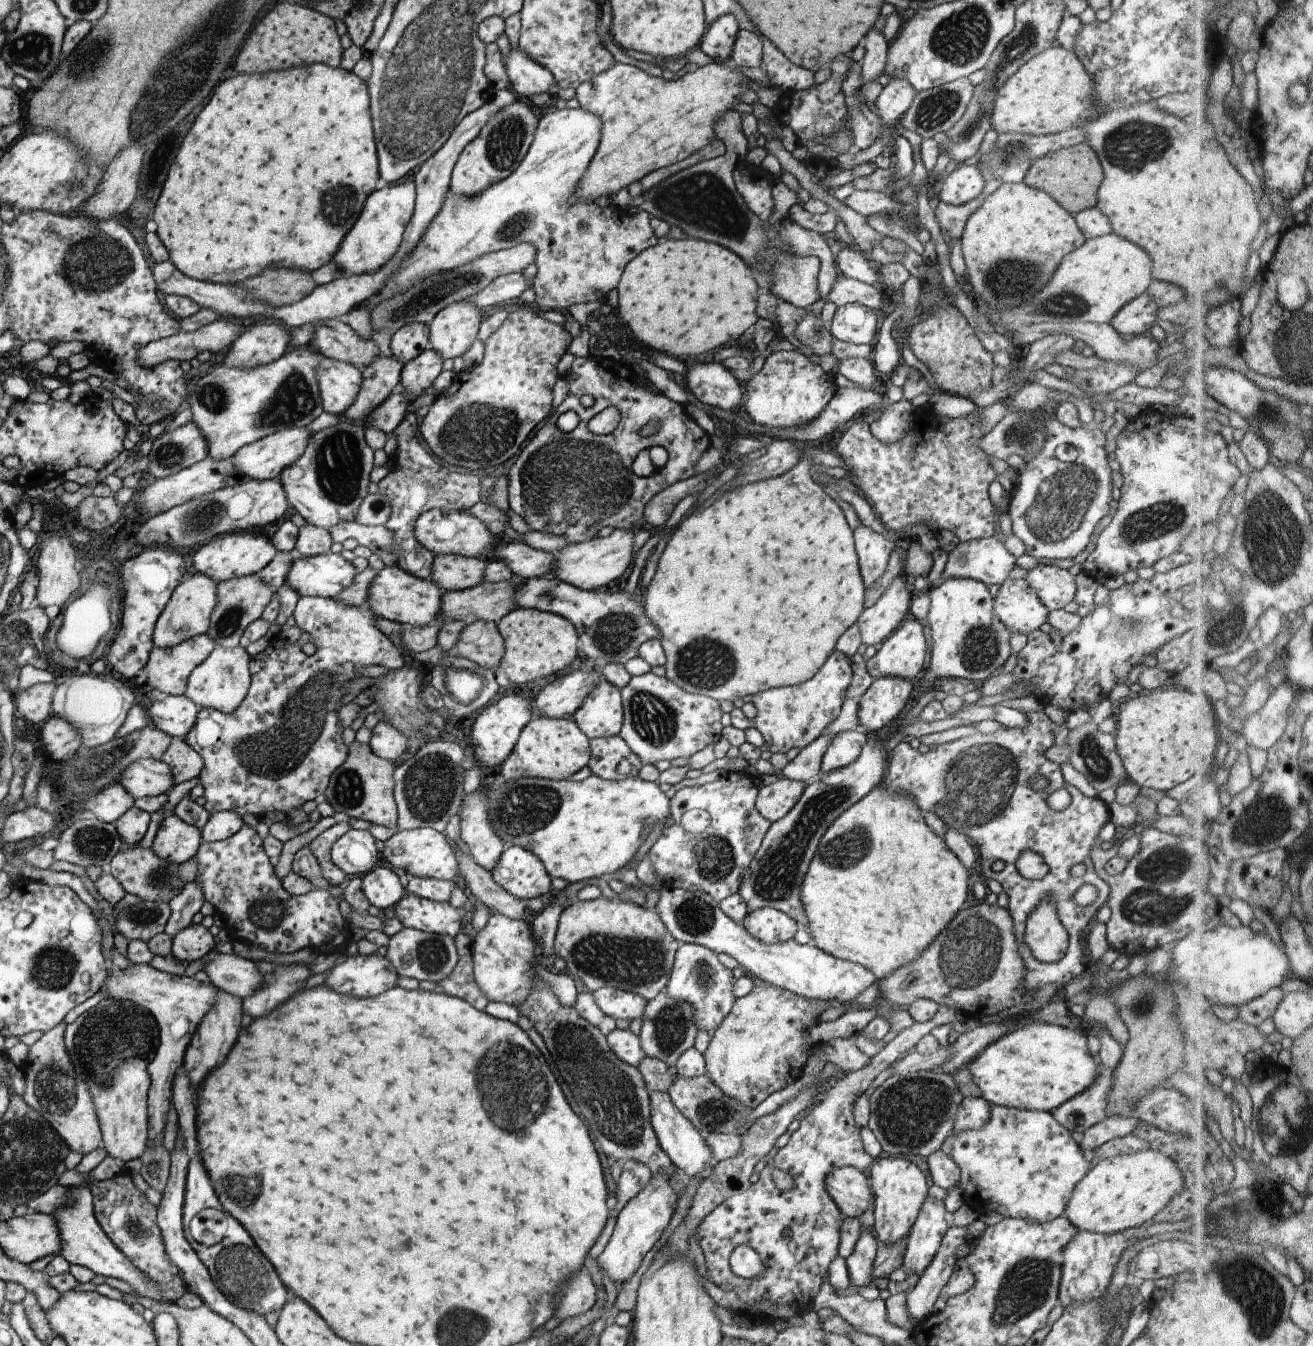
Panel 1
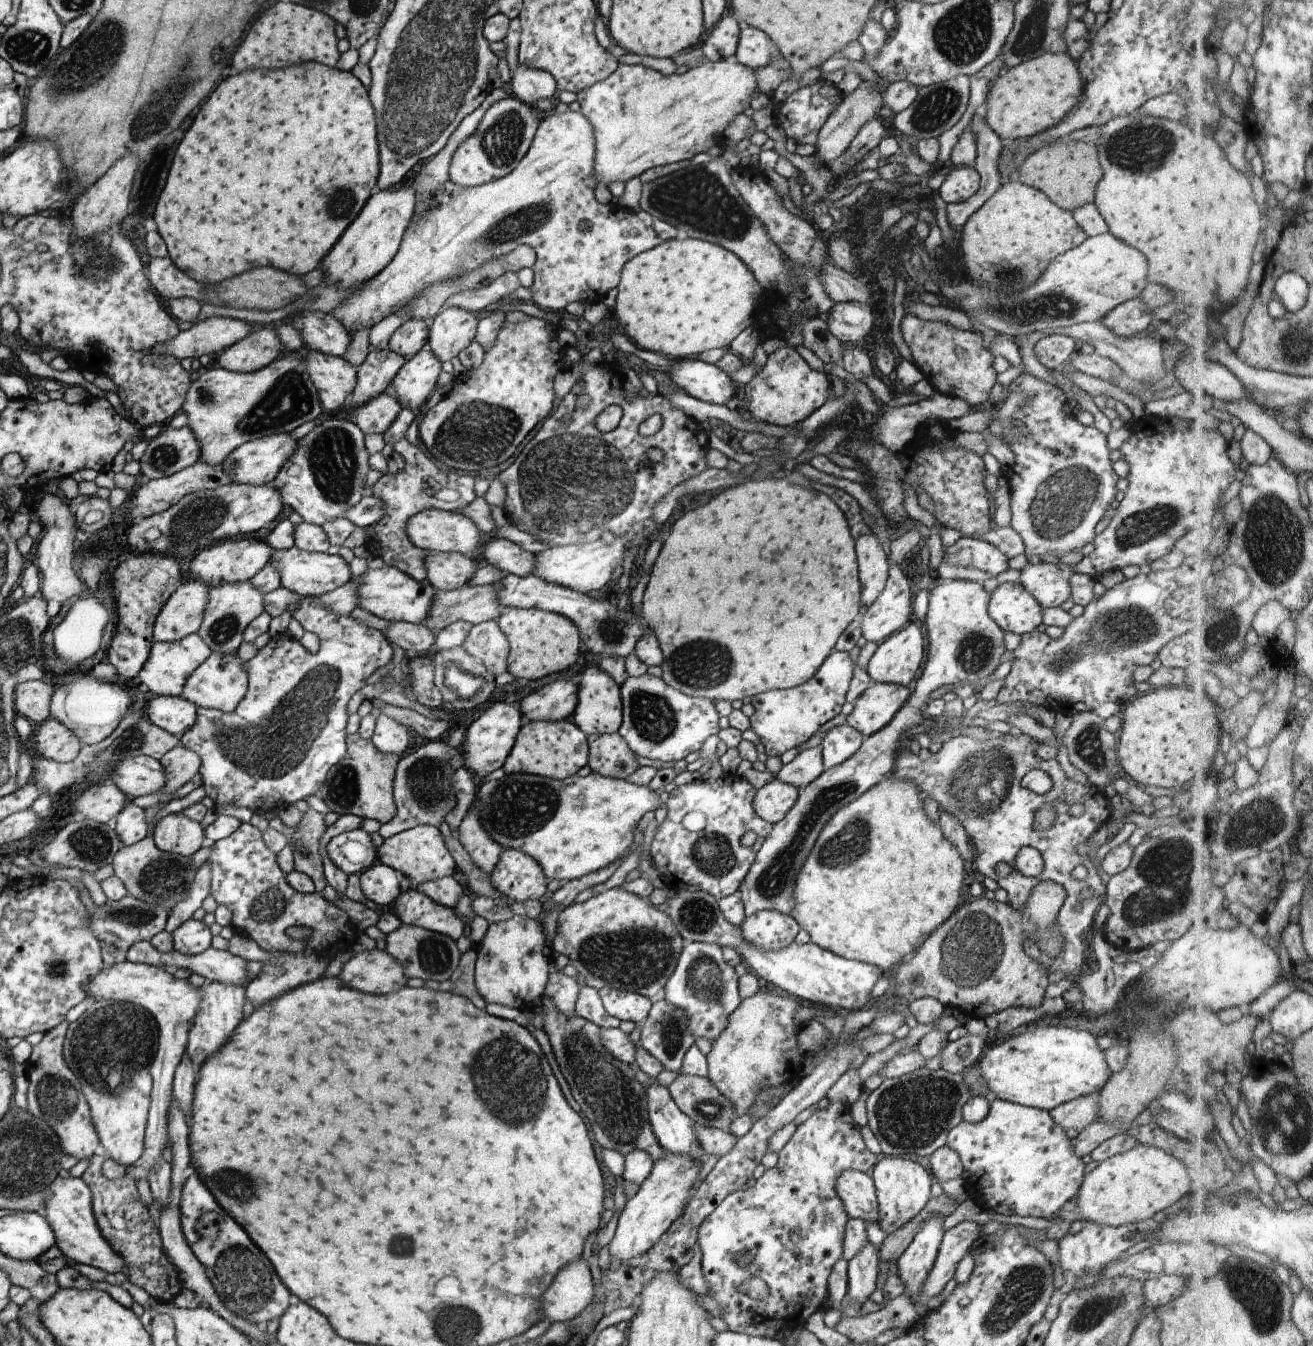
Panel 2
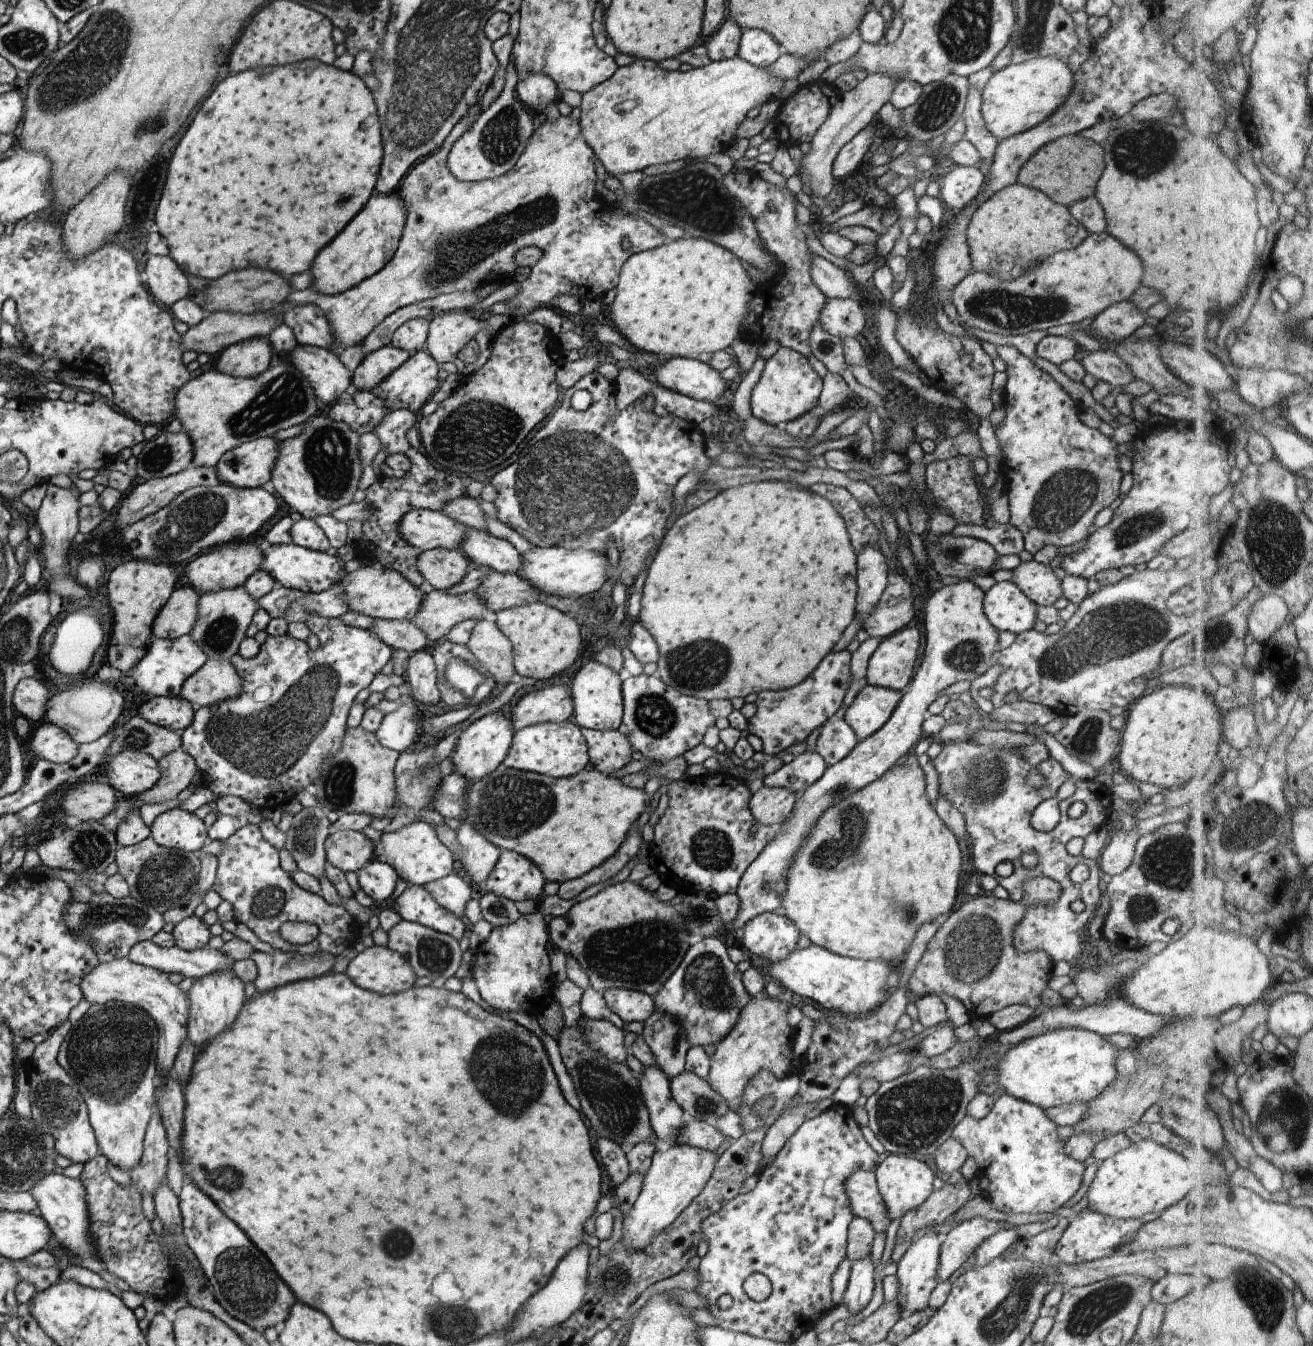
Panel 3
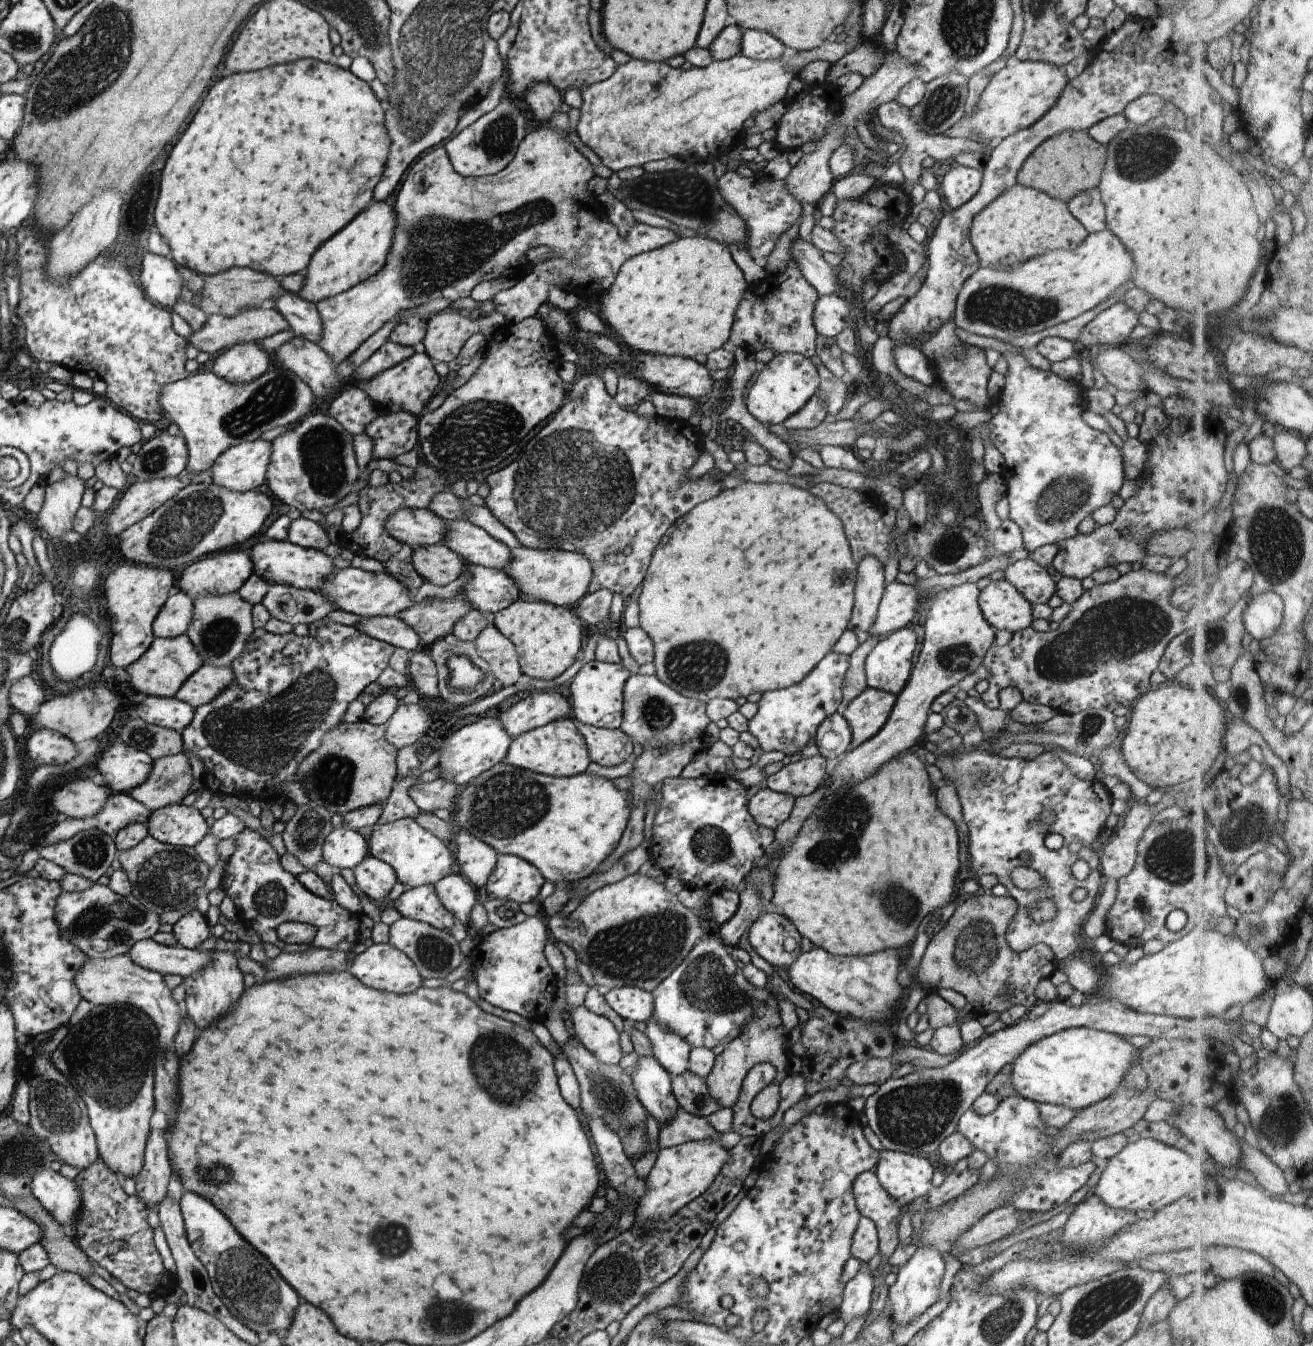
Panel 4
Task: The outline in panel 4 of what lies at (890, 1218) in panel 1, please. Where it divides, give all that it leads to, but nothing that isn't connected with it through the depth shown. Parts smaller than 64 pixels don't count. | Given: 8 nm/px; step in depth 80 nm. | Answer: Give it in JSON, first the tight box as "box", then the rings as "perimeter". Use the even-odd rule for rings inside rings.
{"box":[876,1150,934,1206],"perimeter":[[[882,1150],[876,1165],[880,1184],[901,1206],[923,1197],[932,1185],[934,1168],[928,1158],[900,1151]]]}

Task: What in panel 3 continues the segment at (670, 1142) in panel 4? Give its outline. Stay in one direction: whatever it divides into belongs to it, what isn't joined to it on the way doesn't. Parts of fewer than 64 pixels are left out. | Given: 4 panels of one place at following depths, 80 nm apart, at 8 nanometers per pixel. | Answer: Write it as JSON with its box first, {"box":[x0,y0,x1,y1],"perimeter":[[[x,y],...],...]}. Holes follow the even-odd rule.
{"box":[677,1118,725,1152],"perimeter":[[[687,1118],[686,1127],[681,1128],[677,1140],[680,1143],[715,1152],[725,1137],[715,1126],[698,1119]]]}

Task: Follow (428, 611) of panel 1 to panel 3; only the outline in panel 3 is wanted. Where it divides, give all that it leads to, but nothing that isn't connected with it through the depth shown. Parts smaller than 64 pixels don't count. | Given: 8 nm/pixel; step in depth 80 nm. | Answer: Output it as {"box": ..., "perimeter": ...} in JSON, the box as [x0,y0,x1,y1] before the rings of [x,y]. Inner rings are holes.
{"box":[336,566,424,620],"perimeter":[[[361,566],[356,571],[346,573],[336,586],[343,590],[343,596],[351,611],[373,619],[411,620],[424,598],[424,593],[399,572],[384,567]]]}

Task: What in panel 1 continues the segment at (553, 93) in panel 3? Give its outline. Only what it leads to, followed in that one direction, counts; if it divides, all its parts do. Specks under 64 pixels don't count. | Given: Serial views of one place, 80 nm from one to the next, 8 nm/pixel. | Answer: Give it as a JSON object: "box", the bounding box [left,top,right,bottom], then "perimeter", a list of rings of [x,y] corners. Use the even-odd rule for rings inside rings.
{"box":[506,48,554,101],"perimeter":[[[519,48],[511,49],[506,63],[510,89],[520,99],[528,101],[532,94],[549,92],[554,84],[553,74],[537,62],[530,60]]]}

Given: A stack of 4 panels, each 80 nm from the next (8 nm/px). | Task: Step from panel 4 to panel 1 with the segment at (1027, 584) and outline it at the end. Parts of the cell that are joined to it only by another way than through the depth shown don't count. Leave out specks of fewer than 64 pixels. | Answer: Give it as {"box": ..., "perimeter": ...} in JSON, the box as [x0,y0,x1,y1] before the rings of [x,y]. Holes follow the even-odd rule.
{"box":[1025,564,1077,610],"perimeter":[[[1041,564],[1028,571],[1025,581],[1050,610],[1062,610],[1074,600],[1077,584],[1068,569]]]}

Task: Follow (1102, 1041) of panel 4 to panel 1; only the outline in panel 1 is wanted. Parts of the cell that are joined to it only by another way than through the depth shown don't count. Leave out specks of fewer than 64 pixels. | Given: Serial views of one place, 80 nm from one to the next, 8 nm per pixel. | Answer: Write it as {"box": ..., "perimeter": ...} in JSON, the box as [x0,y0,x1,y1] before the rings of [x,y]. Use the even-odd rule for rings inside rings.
{"box":[966,1022,1100,1112],"perimeter":[[[1026,1022],[989,1044],[966,1066],[982,1091],[982,1097],[990,1104],[1051,1112],[1084,1092],[1098,1076],[1100,1061],[1090,1054],[1088,1034],[1051,1023]]]}

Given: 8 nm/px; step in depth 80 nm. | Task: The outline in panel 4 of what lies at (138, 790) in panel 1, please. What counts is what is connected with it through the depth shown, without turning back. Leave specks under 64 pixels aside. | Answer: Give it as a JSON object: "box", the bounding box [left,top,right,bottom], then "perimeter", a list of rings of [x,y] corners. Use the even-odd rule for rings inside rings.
{"box":[96,740,154,793],"perimeter":[[[115,740],[96,760],[98,772],[112,793],[128,793],[151,776],[154,760],[147,751]]]}

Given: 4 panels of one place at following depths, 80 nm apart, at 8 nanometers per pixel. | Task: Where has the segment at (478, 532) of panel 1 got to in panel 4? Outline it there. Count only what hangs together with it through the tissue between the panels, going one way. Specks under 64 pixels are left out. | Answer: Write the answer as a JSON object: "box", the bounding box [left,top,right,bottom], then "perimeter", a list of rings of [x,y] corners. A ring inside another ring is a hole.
{"box":[385,507,445,548],"perimeter":[[[410,507],[395,510],[385,527],[392,538],[413,548],[440,543],[445,533],[445,522],[437,514]]]}

